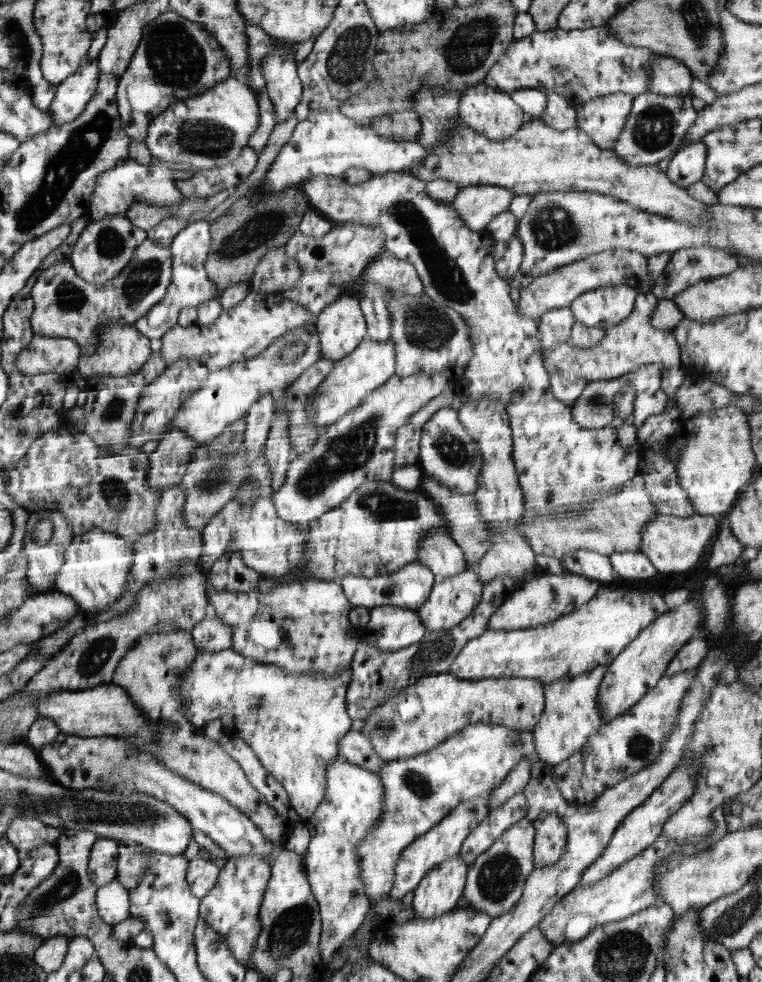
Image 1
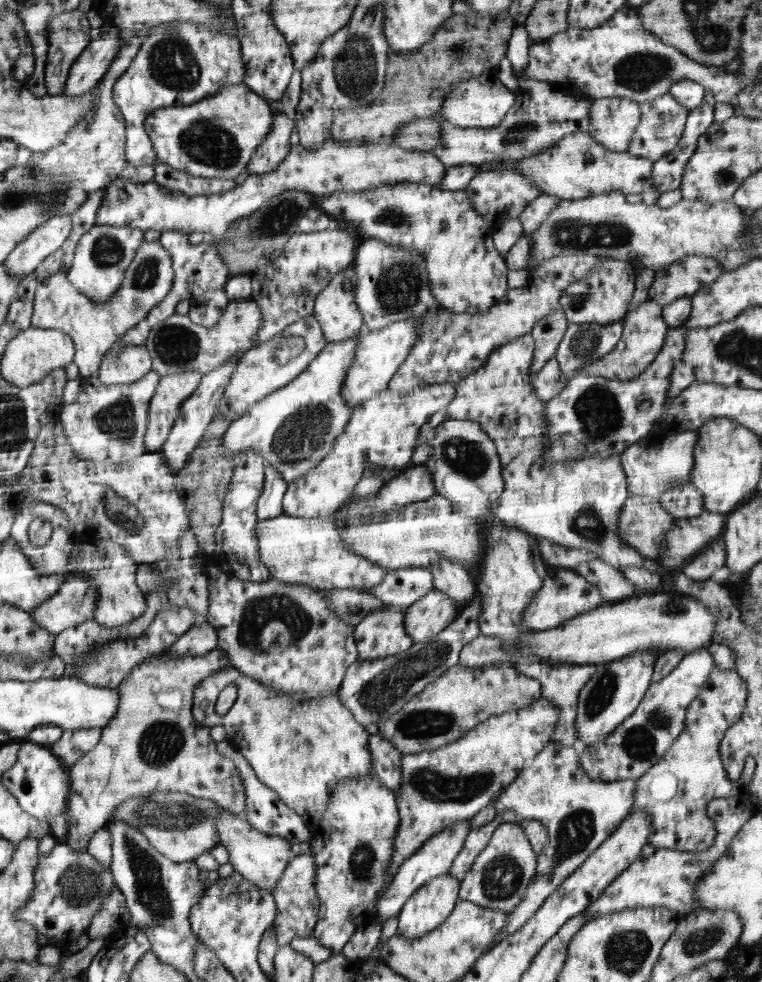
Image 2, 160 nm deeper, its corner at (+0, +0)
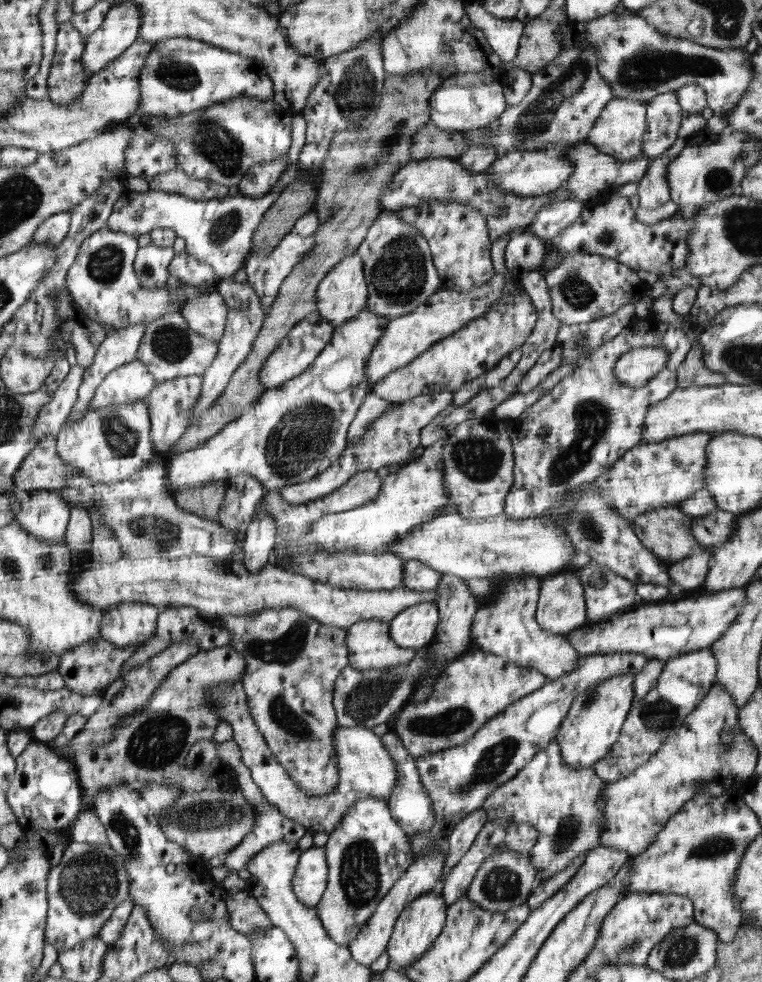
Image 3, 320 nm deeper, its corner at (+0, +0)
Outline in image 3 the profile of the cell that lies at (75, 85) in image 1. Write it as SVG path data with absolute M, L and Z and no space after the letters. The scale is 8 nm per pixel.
M122 1L114 3L106 13L104 22L98 30L88 37L85 44L85 54L82 55L82 66L89 77L102 71L114 60L118 59L125 51L138 40L138 32L141 29L143 12L141 6L134 1Z

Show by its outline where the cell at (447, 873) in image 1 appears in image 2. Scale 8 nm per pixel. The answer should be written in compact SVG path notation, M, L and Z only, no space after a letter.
M449 873L421 886L396 918L399 921L397 932L410 940L438 929L456 908L460 888L460 880Z

